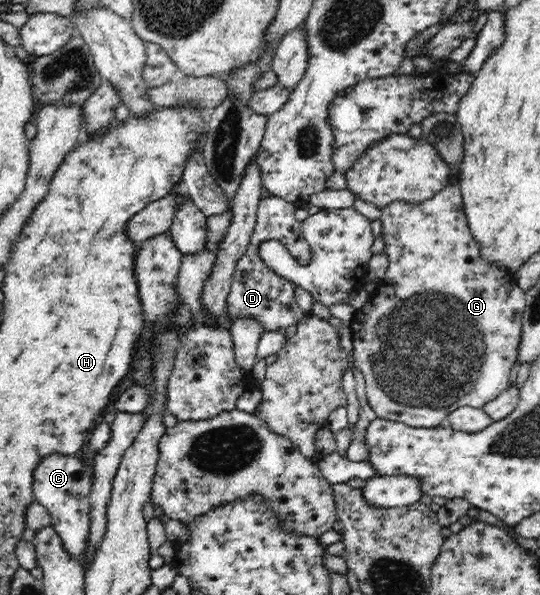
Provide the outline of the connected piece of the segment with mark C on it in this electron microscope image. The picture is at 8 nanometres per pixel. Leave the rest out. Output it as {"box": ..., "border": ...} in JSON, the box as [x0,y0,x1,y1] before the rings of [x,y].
{"box":[33,454,92,569],"border":[[[51,454],[45,459],[42,459],[42,462],[36,467],[33,482],[35,499],[49,510],[52,517],[52,526],[59,535],[61,542],[63,542],[63,548],[67,550],[67,554],[73,560],[77,560],[79,564],[83,564],[83,568],[85,569],[87,569],[87,565],[84,565],[86,562],[84,561],[84,553],[88,544],[89,535],[91,535],[90,503],[88,499],[92,488],[92,478],[91,473],[83,469],[83,465],[77,456]]]}

